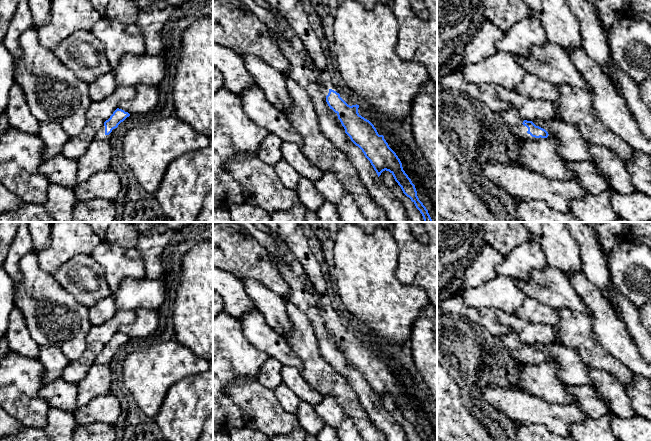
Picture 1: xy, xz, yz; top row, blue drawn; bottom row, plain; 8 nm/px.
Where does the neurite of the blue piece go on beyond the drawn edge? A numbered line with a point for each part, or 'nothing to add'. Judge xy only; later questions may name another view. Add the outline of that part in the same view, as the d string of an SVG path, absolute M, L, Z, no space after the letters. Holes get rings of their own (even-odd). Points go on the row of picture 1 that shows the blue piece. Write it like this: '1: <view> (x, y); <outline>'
1: xy (100, 135); M103 125L95 134L94 139L100 141L110 141L112 134L116 131L116 128L112 130L109 135L105 134L105 126Z

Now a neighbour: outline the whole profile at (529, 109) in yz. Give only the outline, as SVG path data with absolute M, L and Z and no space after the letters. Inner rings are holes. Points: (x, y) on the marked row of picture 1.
M502 87L496 88L499 98L508 102L512 109L527 121L535 119L549 120L556 116L554 103L548 100L536 100Z

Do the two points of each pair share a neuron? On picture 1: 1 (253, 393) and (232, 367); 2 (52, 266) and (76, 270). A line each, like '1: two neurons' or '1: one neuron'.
1: two neurons
2: two neurons

